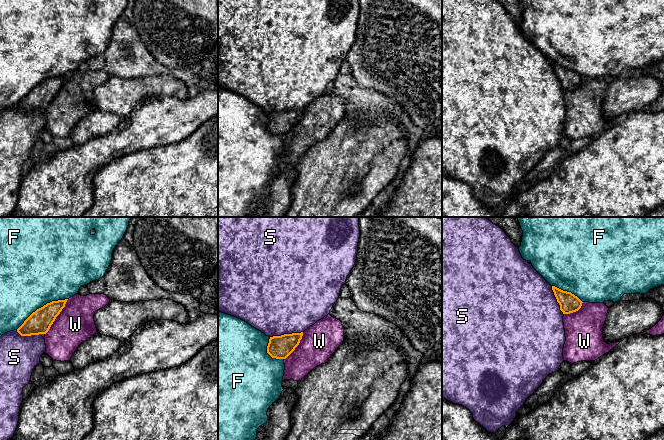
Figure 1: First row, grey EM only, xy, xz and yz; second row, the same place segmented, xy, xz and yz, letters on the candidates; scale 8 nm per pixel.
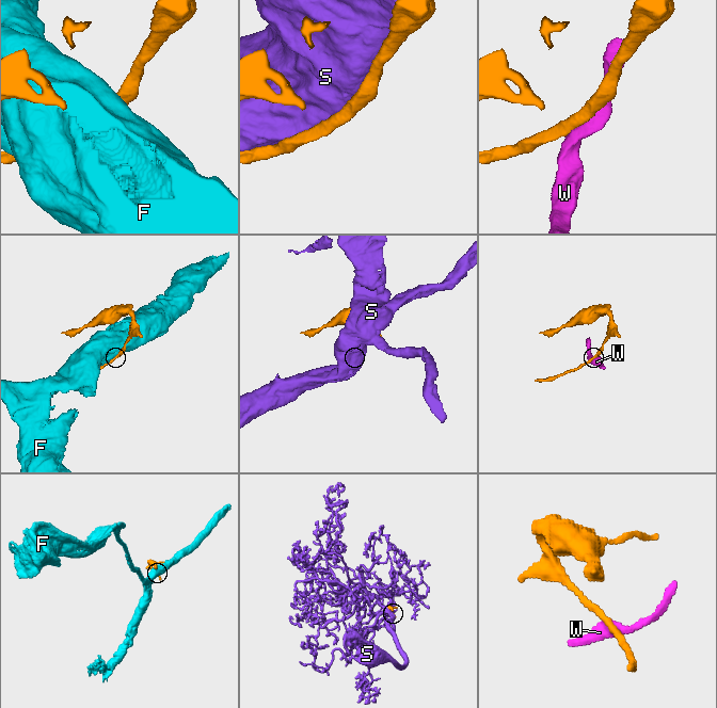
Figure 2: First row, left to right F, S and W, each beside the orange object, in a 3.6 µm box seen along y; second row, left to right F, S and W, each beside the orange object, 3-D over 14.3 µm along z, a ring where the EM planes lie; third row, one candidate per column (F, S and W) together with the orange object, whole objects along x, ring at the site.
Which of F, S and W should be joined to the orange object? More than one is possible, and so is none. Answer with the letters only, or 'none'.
none

